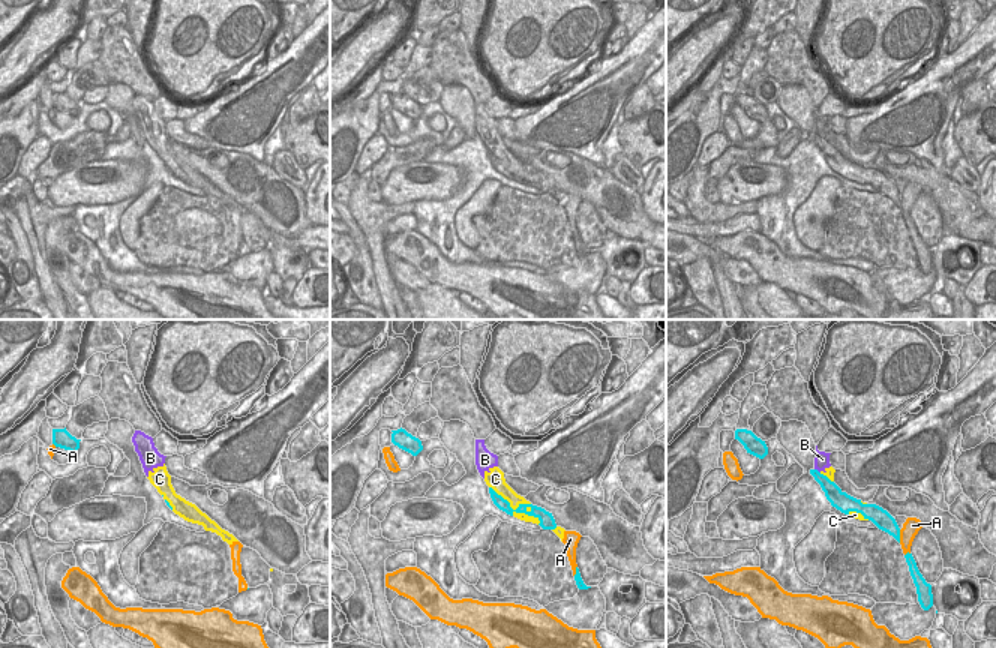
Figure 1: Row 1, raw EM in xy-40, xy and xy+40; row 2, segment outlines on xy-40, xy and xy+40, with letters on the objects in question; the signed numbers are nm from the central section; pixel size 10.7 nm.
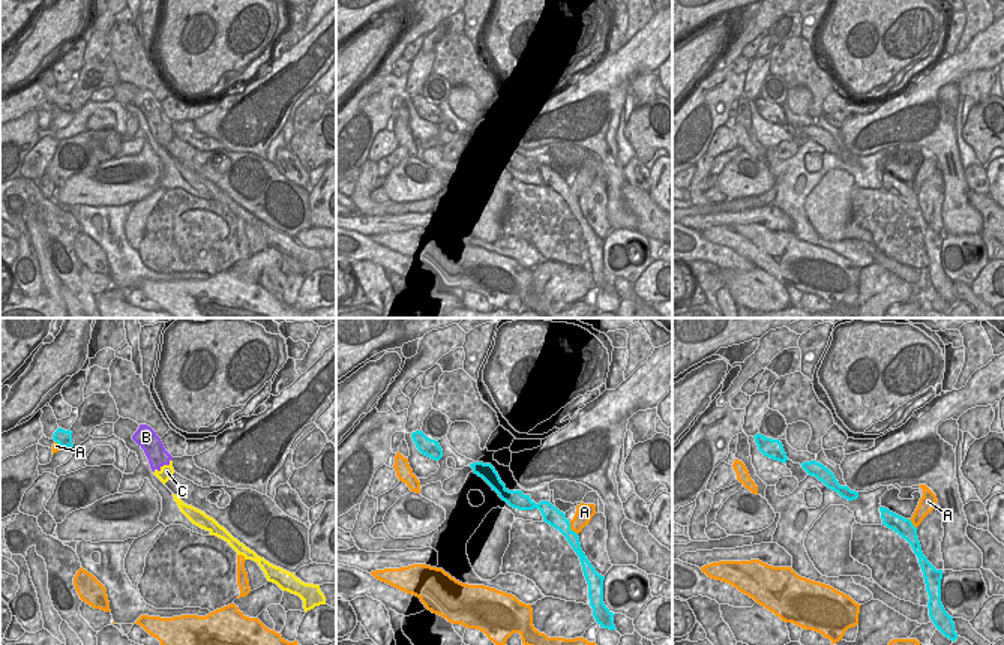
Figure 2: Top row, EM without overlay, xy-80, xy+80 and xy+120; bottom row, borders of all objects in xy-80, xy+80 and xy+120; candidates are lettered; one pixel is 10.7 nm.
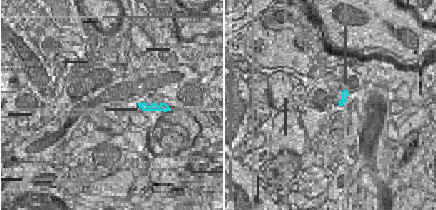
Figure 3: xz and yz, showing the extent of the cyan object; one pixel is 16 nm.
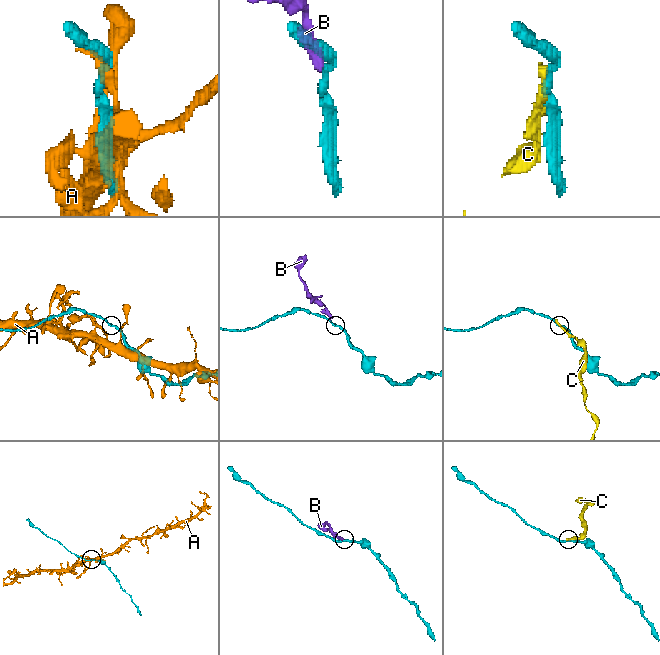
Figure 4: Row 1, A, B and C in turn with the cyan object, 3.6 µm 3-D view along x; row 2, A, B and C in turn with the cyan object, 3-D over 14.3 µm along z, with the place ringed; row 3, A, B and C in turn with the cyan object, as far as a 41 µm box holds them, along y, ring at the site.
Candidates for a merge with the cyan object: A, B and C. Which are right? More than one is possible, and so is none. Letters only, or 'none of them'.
none of them

